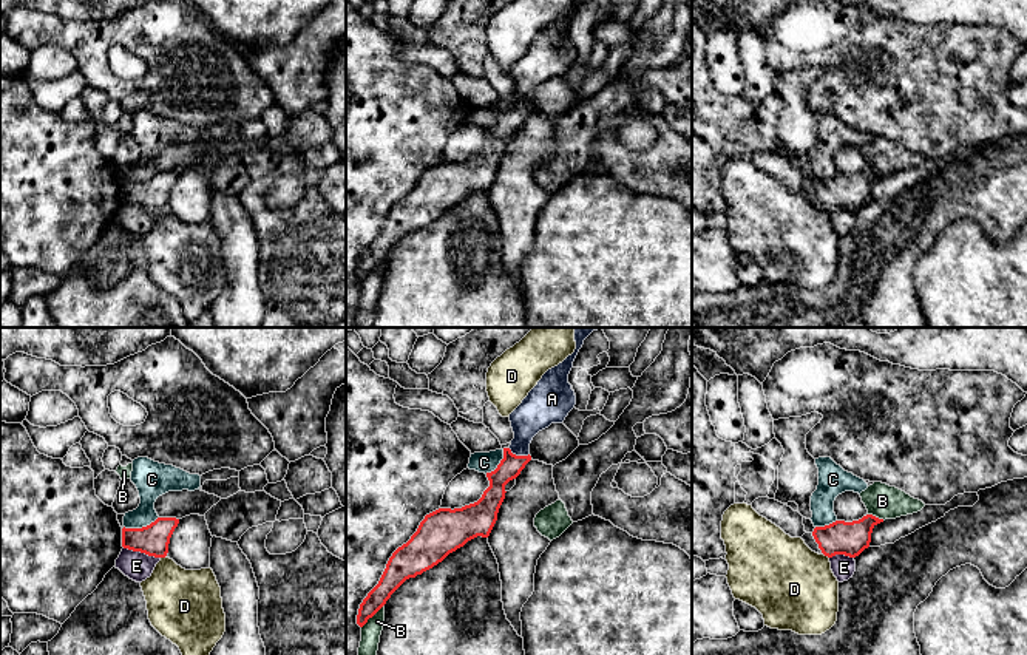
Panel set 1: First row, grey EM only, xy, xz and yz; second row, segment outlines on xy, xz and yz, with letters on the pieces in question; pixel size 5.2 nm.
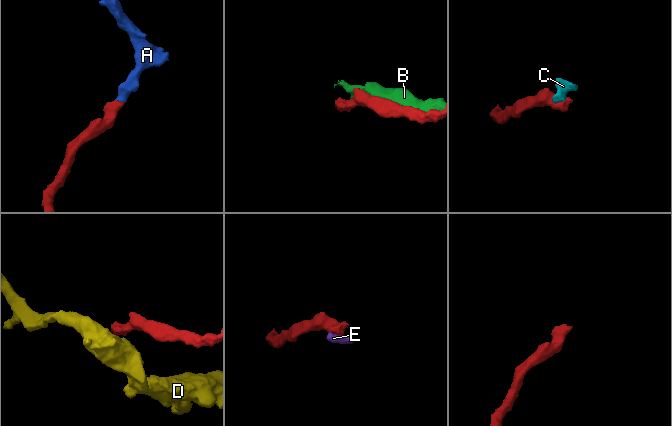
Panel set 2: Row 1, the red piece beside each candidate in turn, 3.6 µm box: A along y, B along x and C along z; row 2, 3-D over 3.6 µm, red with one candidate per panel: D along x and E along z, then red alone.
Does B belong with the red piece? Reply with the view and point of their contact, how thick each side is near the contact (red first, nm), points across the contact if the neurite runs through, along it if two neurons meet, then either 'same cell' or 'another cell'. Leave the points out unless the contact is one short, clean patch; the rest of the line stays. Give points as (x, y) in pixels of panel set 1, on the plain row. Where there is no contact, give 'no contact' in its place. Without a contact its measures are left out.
meets red in xz at (371, 271); 120 nm thick on the red side, 100 nm on the other; another cell

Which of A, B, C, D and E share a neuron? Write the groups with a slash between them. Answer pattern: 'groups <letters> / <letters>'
groups A / B E / C / D

